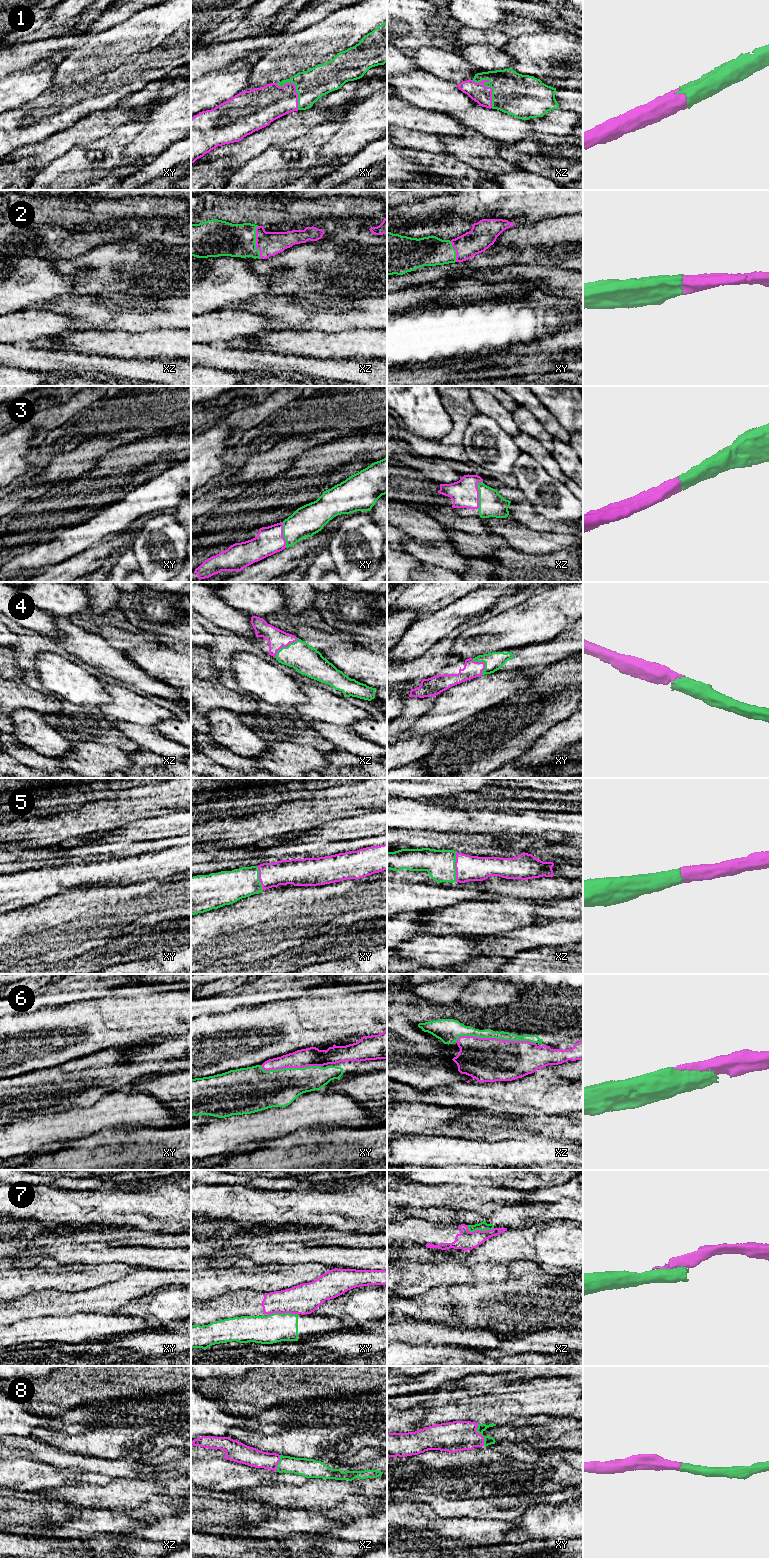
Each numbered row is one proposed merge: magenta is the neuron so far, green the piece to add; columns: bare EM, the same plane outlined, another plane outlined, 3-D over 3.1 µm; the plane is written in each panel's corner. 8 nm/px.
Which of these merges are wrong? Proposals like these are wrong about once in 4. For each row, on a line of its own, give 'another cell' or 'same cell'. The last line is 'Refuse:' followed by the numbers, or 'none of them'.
1: same cell
2: same cell
3: same cell
4: same cell
5: same cell
6: same cell
7: another cell
8: same cell
Refuse: 7

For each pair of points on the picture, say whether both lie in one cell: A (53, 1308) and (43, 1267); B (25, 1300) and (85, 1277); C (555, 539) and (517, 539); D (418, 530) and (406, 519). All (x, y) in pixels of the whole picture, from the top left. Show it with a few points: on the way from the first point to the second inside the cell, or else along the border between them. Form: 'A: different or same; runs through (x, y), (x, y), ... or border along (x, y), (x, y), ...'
A: different; border along (71, 1292), (42, 1289), (25, 1294)
B: different; border along (69, 1292), (42, 1289), (29, 1293)
C: same; runs through (546, 539), (526, 539)
D: same; runs through (415, 527), (409, 521)

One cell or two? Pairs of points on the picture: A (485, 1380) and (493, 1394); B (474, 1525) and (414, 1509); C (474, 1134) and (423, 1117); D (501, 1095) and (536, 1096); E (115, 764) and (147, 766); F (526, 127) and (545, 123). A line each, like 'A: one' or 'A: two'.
A: two
B: one
C: one
D: one
E: two
F: two

